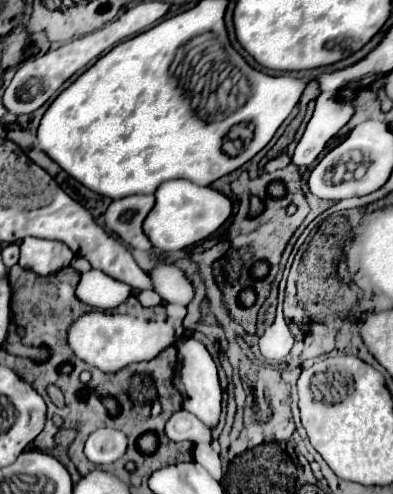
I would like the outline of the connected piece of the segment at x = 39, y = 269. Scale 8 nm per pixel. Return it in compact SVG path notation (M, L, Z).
M26 237L20 243L20 267L30 269L38 275L54 275L68 267L74 253L60 241L46 241L38 237Z

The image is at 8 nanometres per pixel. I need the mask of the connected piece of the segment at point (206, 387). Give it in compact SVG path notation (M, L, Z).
M188 339L186 345L178 351L178 357L182 359L182 371L178 377L174 377L174 385L176 389L182 393L184 403L182 407L190 413L194 413L200 421L204 421L208 427L214 427L218 423L220 411L222 411L222 389L218 383L218 373L216 373L216 363L212 361L210 353L206 351L206 347L196 341L196 339Z

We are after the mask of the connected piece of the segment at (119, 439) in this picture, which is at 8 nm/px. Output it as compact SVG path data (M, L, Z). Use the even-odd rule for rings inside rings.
M98 429L94 435L88 437L86 445L84 445L84 455L88 457L88 461L96 463L96 465L108 465L114 463L116 459L120 459L126 451L126 435L122 431L116 429ZM94 443L100 445L98 451L94 451Z

